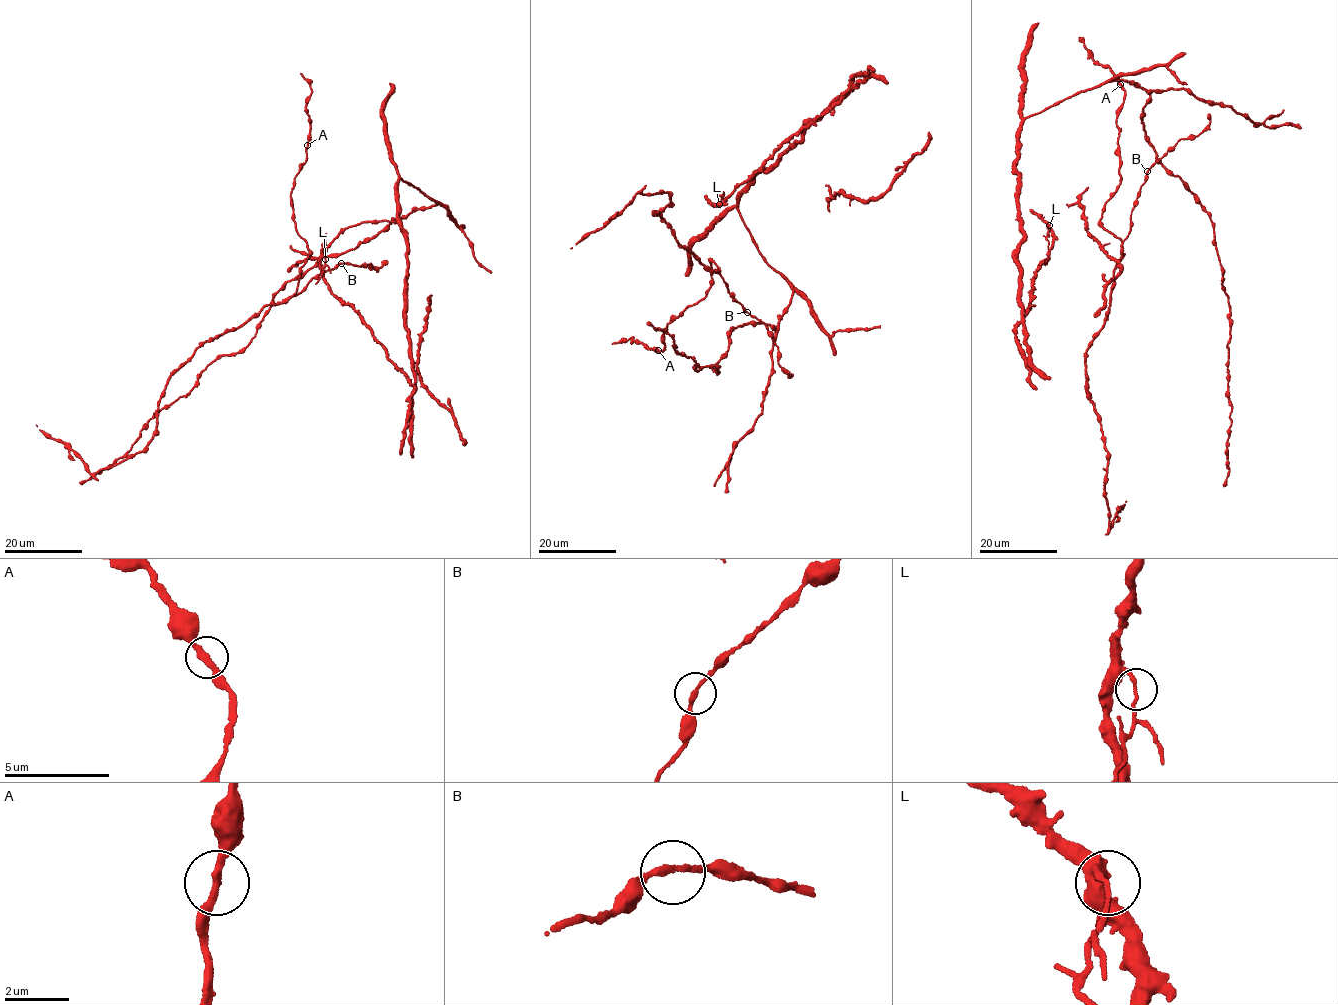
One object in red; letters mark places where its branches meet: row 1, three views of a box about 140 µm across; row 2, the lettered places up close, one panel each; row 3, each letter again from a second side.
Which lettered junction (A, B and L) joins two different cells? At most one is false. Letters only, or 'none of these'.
L

